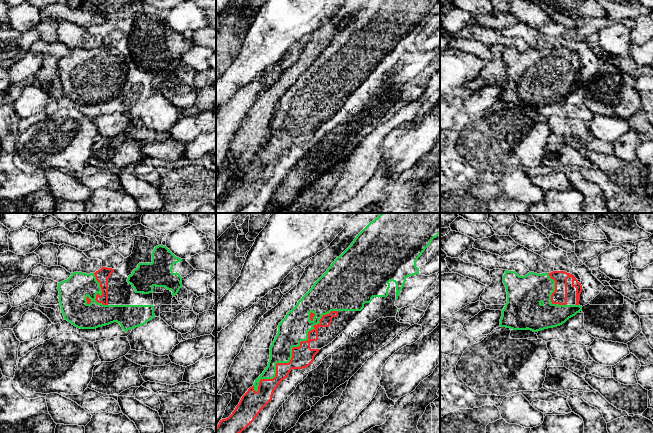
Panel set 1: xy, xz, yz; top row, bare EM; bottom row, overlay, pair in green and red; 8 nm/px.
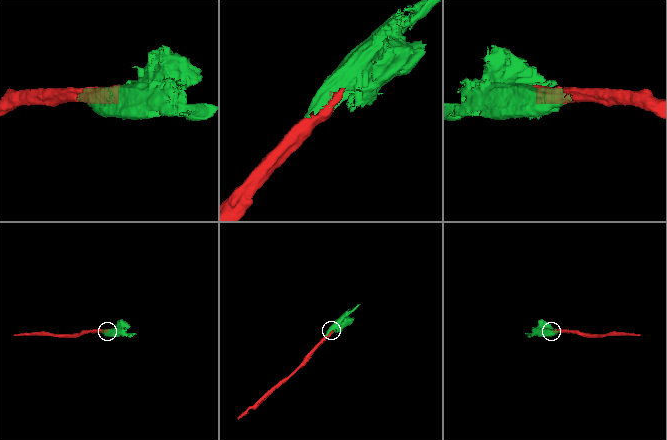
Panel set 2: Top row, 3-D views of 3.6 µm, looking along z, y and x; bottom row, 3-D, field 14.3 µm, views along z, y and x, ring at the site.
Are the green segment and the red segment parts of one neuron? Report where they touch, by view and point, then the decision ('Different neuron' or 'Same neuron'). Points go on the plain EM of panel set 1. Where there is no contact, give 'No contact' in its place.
Touches green at xz (291, 128). Same neuron

